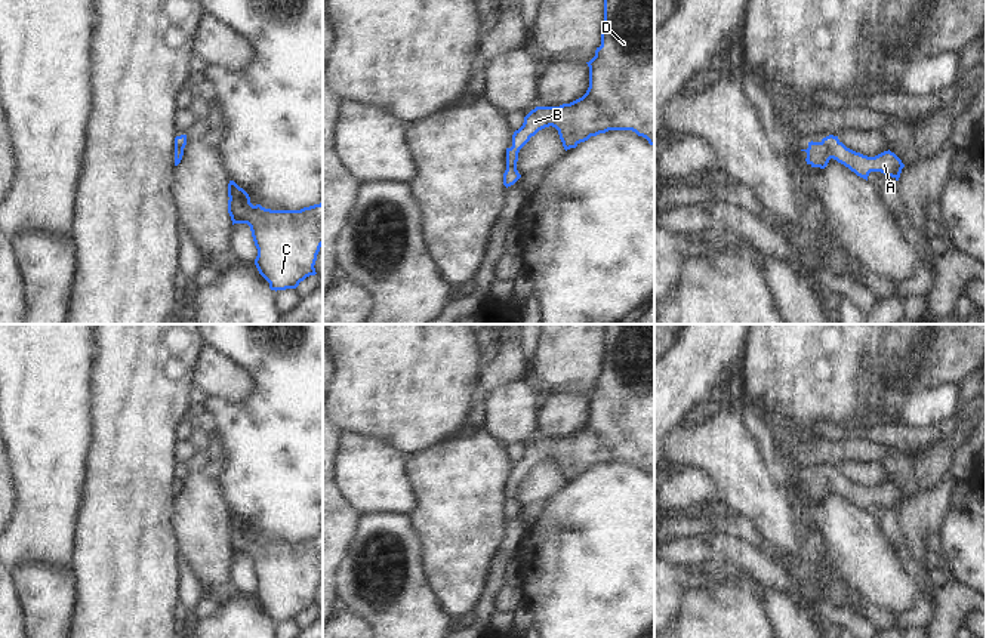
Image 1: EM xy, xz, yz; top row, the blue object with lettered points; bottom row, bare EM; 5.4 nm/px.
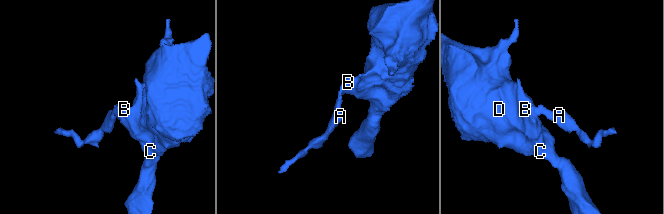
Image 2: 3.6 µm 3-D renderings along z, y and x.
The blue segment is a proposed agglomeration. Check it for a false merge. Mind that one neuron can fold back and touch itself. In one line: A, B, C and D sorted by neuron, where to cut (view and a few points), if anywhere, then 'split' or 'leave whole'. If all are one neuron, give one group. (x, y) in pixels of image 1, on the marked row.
A B C D | no cut | leave whole

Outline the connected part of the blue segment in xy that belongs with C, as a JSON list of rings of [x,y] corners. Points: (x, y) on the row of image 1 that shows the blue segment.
[[[234,181],[228,184],[228,213],[234,224],[247,224],[252,231],[258,256],[255,265],[269,283],[271,290],[296,289],[301,281],[315,275],[315,261],[323,246],[323,201],[301,210],[271,210],[253,206],[249,194]]]

